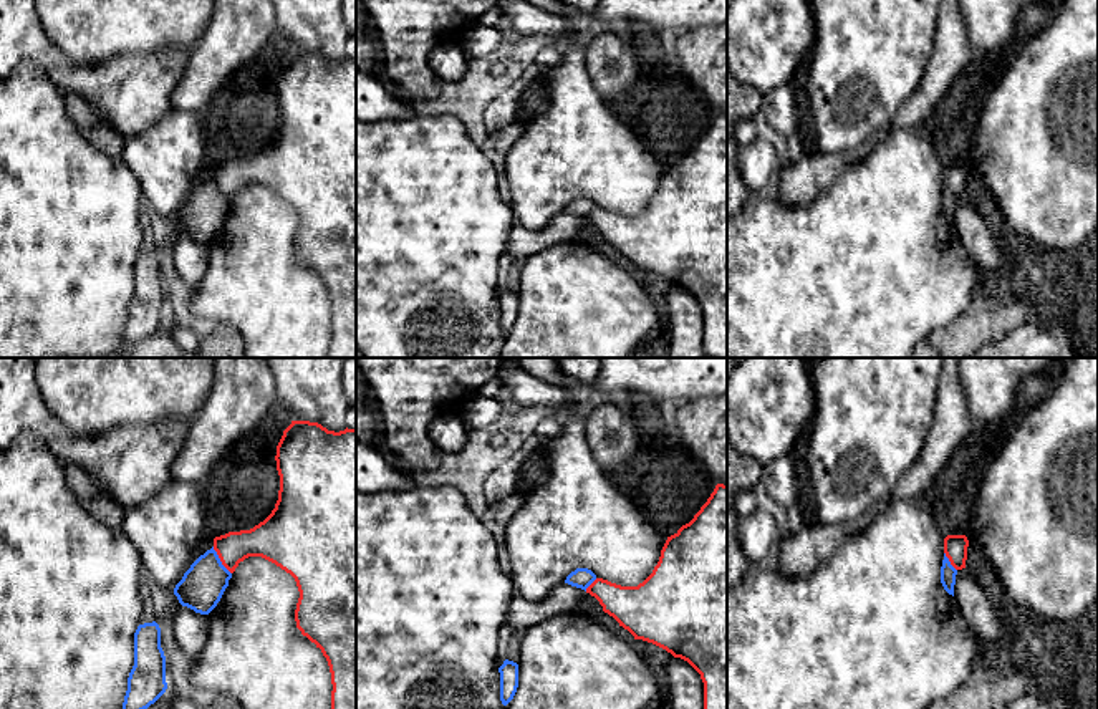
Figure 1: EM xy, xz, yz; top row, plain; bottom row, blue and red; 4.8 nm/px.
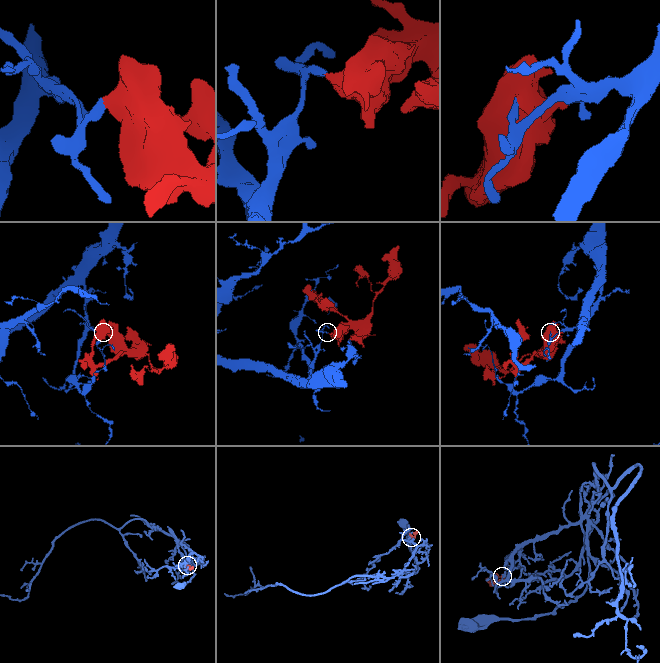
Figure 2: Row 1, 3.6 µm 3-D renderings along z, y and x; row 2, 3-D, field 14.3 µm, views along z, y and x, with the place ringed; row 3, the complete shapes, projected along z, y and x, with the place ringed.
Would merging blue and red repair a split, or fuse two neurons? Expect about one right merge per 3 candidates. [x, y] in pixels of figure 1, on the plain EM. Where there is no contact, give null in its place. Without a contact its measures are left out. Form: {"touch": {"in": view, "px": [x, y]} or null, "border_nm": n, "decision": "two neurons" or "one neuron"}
{"touch": {"in": "xy", "px": [219, 189]}, "border_nm": 160, "decision": "two neurons"}

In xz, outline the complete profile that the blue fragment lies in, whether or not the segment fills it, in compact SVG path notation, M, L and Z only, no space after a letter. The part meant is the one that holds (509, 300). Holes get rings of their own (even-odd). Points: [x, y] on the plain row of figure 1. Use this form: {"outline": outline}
{"outline": "M505 288L503 293L498 297L500 301L500 330L507 335L518 316L518 293L513 290Z"}

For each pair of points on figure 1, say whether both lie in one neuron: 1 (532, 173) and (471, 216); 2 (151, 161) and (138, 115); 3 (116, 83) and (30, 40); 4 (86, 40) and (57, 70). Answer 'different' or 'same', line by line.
1: different
2: different
3: same
4: different

